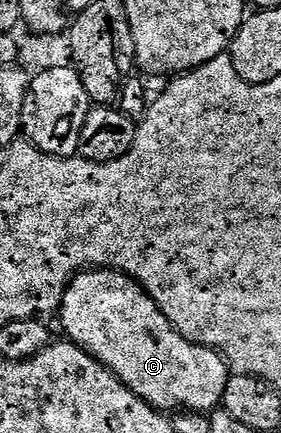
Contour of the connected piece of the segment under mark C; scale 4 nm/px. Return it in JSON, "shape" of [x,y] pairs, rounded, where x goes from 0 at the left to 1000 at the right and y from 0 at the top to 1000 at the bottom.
{"shape":[[[338,617],[274,630],[228,674],[210,732],[238,785],[359,834],[552,945],[740,958],[786,942],[819,868],[811,836],[765,806],[665,788],[473,640]]]}

